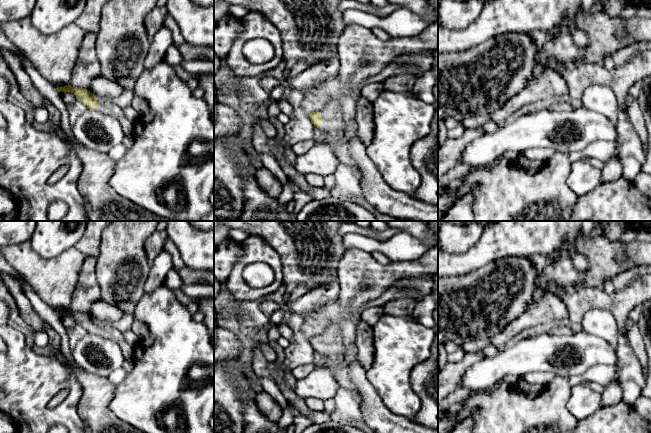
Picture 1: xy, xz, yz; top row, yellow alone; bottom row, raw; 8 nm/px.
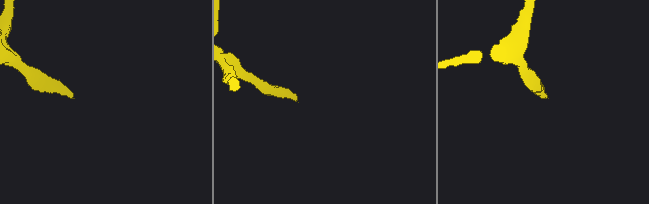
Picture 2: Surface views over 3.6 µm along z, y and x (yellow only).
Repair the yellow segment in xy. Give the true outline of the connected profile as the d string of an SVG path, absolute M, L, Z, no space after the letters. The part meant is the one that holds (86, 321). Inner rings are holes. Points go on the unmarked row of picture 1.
M70 308L64 311L58 311L58 316L71 316L76 319L77 325L82 326L90 334L98 334L101 337L115 341L121 348L124 360L134 359L134 346L129 344L124 334L114 325L97 323L90 315L83 312L72 311Z

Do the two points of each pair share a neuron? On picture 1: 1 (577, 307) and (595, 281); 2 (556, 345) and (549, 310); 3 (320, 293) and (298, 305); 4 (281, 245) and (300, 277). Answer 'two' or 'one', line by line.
1: two
2: two
3: one
4: one

